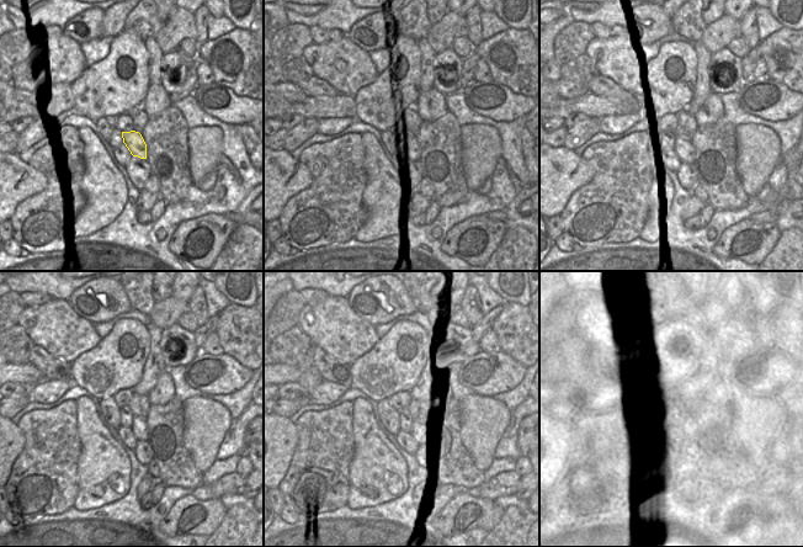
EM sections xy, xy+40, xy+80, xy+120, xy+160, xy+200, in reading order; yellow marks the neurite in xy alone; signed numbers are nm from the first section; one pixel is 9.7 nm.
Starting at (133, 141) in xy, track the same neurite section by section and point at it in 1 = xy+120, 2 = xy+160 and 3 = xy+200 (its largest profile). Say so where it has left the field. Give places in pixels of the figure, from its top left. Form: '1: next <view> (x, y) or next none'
1: next xy+120 (139, 425)
2: next xy+160 (416, 426)
3: next xy+200 (691, 429)

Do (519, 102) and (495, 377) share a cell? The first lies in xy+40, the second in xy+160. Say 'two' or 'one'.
one

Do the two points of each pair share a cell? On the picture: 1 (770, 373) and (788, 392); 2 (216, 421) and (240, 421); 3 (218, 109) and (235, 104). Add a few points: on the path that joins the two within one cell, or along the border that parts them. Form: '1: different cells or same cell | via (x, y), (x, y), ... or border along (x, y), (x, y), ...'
1: different cells | border along (790, 381), (771, 396)
2: different cells | border along (214, 399), (228, 409), (232, 420), (219, 447)
3: same cell | via (222, 107), (232, 107)

